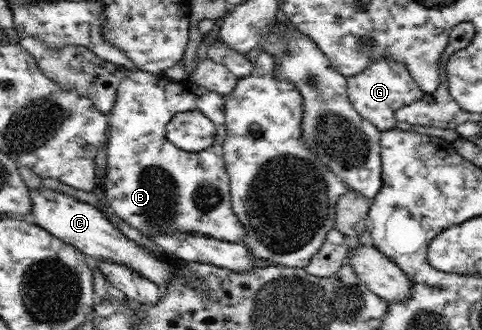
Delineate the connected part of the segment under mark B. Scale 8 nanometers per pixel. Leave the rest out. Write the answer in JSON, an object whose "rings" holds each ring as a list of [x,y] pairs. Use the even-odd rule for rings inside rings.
{"rings":[[[126,69],[125,78],[118,84],[113,110],[109,117],[107,168],[105,174],[106,202],[117,218],[127,222],[151,239],[156,232],[172,230],[182,234],[202,234],[209,238],[243,243],[247,241],[245,225],[232,209],[230,179],[223,158],[226,138],[226,119],[223,97],[209,89],[200,87],[191,79],[171,81],[161,74],[151,74],[144,70]],[[199,111],[216,127],[216,144],[200,152],[186,152],[176,148],[167,139],[167,124],[177,114]]]}

